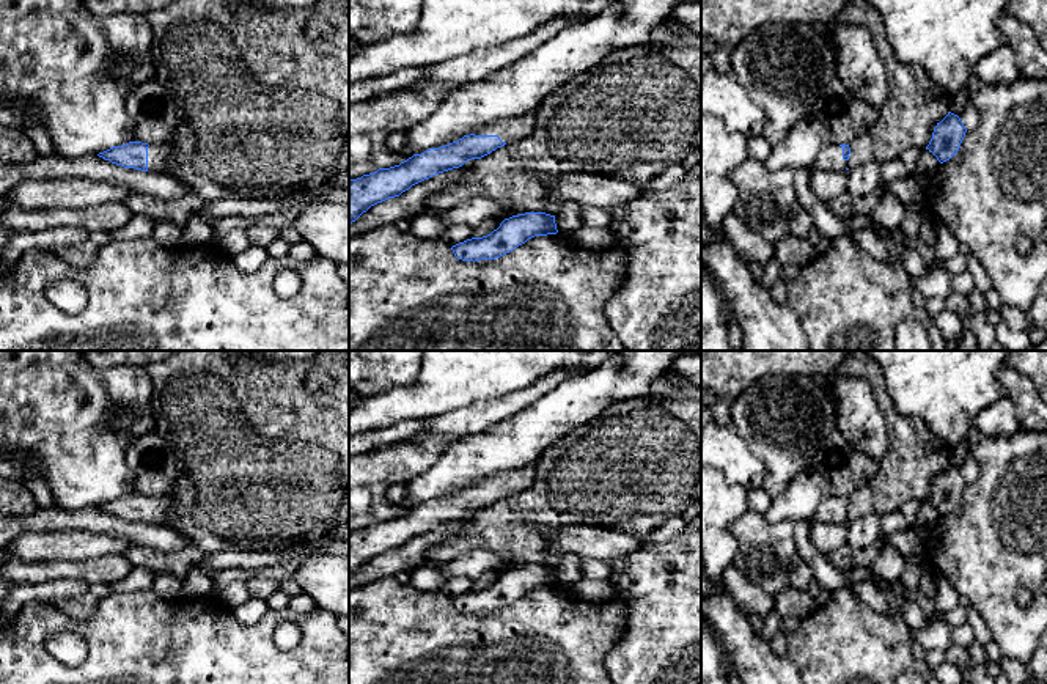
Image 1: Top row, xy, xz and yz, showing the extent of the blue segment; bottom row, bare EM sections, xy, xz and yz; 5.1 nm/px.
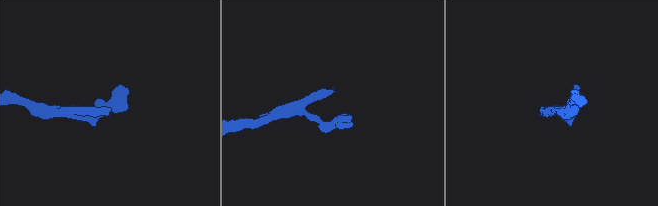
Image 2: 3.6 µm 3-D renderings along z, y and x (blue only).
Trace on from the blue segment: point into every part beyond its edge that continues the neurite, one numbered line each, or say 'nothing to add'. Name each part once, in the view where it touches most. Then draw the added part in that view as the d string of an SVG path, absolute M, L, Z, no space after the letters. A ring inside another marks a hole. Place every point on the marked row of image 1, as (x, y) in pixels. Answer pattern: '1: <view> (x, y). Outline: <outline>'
1: xz (510, 129). Outline: M527 112L520 116L506 116L498 121L476 129L475 135L498 135L506 145L527 138L536 126L535 112Z

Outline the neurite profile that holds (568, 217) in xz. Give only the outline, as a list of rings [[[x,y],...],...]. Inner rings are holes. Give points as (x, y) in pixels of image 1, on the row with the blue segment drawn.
[[[566,201],[555,214],[555,223],[558,231],[574,231],[583,226],[582,223],[582,204],[577,201]]]

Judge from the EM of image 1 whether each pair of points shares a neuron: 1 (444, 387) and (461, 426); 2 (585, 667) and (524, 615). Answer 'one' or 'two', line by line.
1: two
2: one

